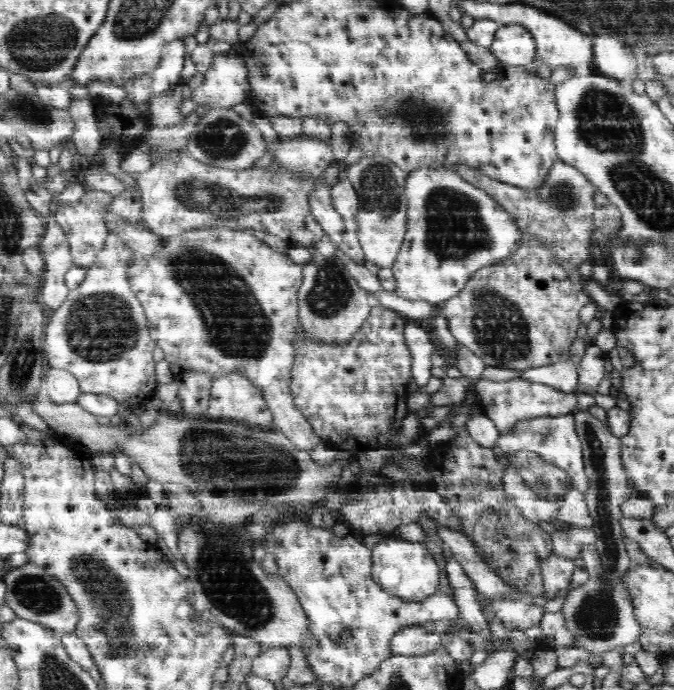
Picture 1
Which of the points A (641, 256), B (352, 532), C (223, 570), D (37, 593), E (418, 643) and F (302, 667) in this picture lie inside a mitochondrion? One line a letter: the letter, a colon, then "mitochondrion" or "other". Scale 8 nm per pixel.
A: mitochondrion
B: other
C: mitochondrion
D: mitochondrion
E: other
F: other

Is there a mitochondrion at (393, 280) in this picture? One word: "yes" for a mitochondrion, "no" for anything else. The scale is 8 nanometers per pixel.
no

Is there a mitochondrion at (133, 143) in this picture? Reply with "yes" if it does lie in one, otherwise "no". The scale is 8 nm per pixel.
no

